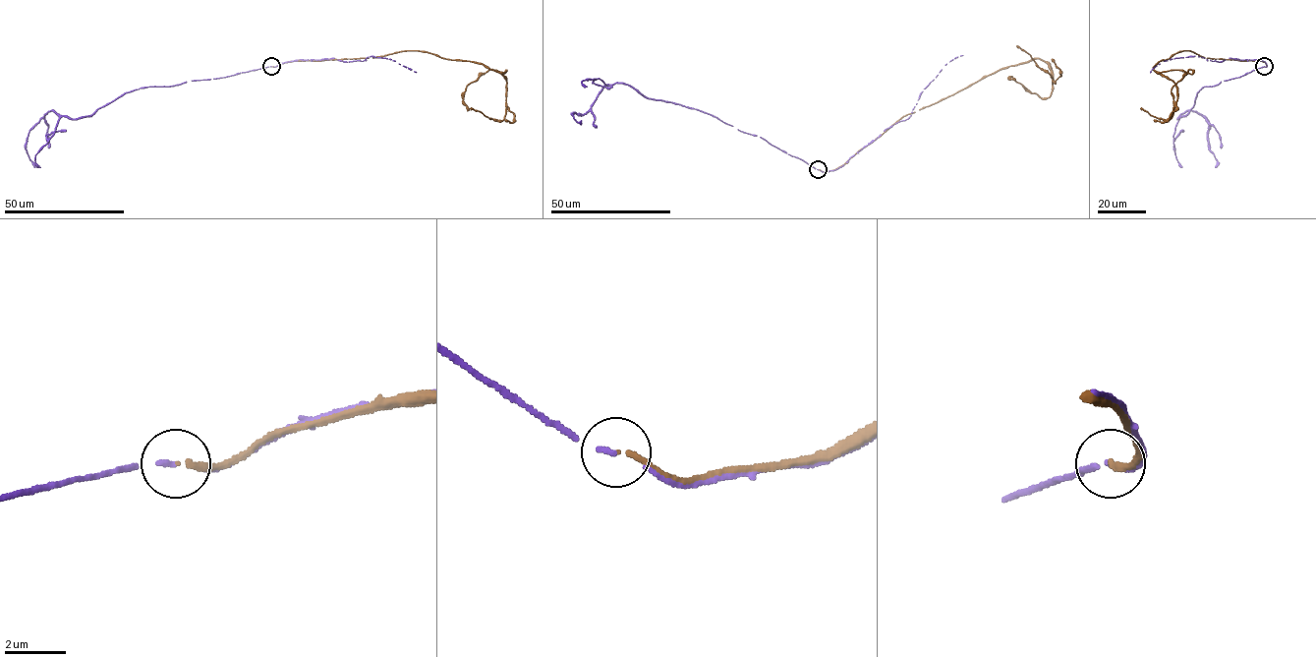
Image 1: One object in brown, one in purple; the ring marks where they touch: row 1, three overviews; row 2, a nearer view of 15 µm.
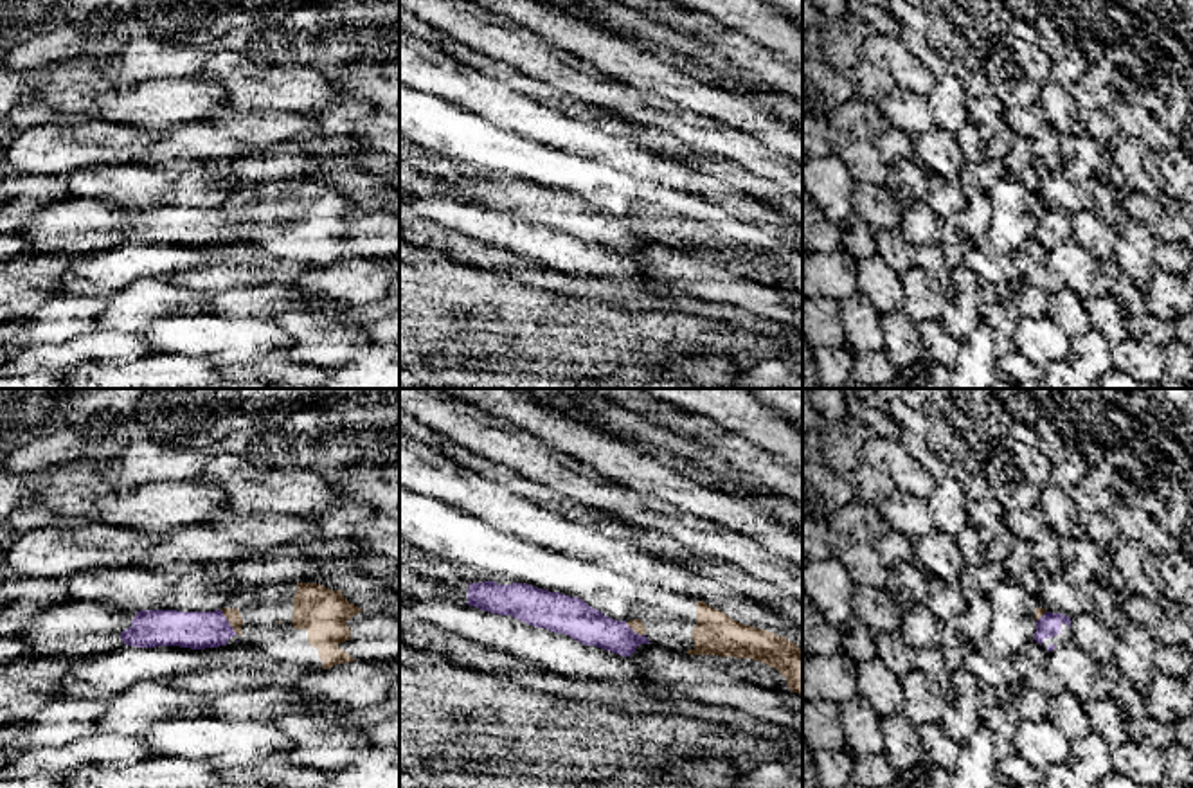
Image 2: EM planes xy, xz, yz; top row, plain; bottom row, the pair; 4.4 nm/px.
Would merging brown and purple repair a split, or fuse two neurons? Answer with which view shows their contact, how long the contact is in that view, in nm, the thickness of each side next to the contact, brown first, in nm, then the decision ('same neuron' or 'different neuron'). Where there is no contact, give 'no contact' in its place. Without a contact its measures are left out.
contact in xy; length 140 nm; calibres 70 and 170 nm; different neuron

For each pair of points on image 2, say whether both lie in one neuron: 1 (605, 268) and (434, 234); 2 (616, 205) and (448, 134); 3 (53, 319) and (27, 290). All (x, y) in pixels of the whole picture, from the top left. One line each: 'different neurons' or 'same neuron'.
1: different neurons
2: same neuron
3: different neurons

